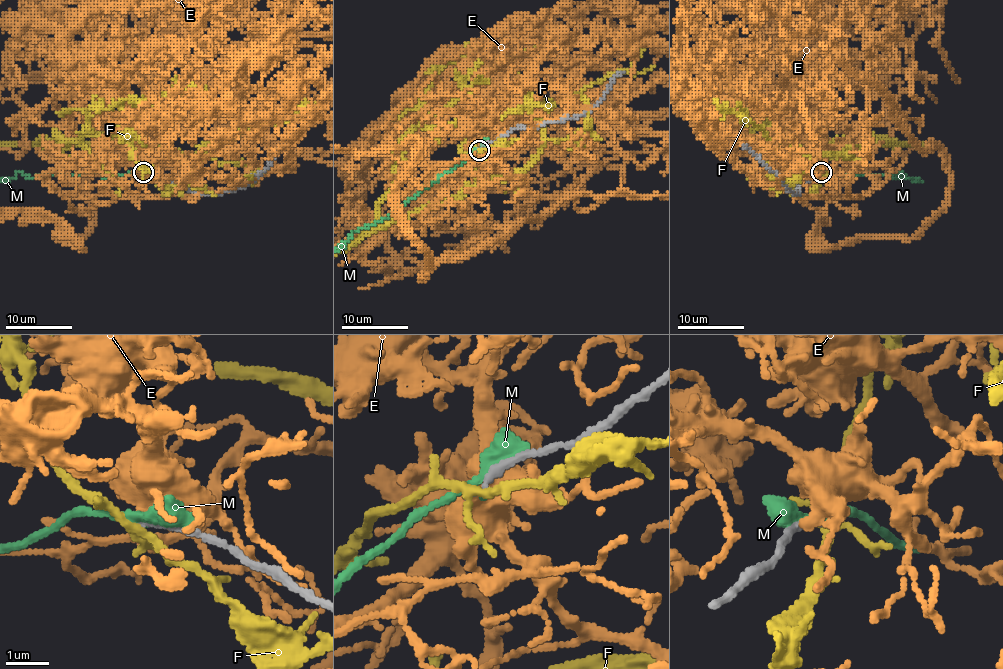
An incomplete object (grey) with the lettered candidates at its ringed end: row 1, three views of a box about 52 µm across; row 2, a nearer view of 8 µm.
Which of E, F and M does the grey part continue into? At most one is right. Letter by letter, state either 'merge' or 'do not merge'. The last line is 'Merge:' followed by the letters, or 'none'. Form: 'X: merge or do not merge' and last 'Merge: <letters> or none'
E: do not merge
F: do not merge
M: do not merge
Merge: none

